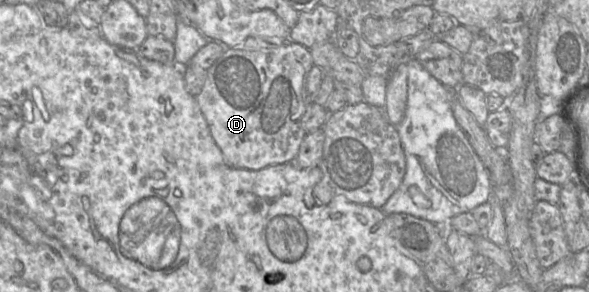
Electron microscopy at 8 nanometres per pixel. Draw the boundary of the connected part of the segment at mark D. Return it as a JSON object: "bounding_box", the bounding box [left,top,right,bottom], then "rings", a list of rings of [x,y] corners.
{"bounding_box":[195,40,314,170],"rings":[[[286,40],[282,45],[260,50],[226,48],[207,69],[201,92],[195,97],[210,133],[225,162],[233,168],[260,170],[270,165],[293,162],[306,136],[301,117],[306,111],[304,92],[307,76],[314,66],[309,48]]]}

